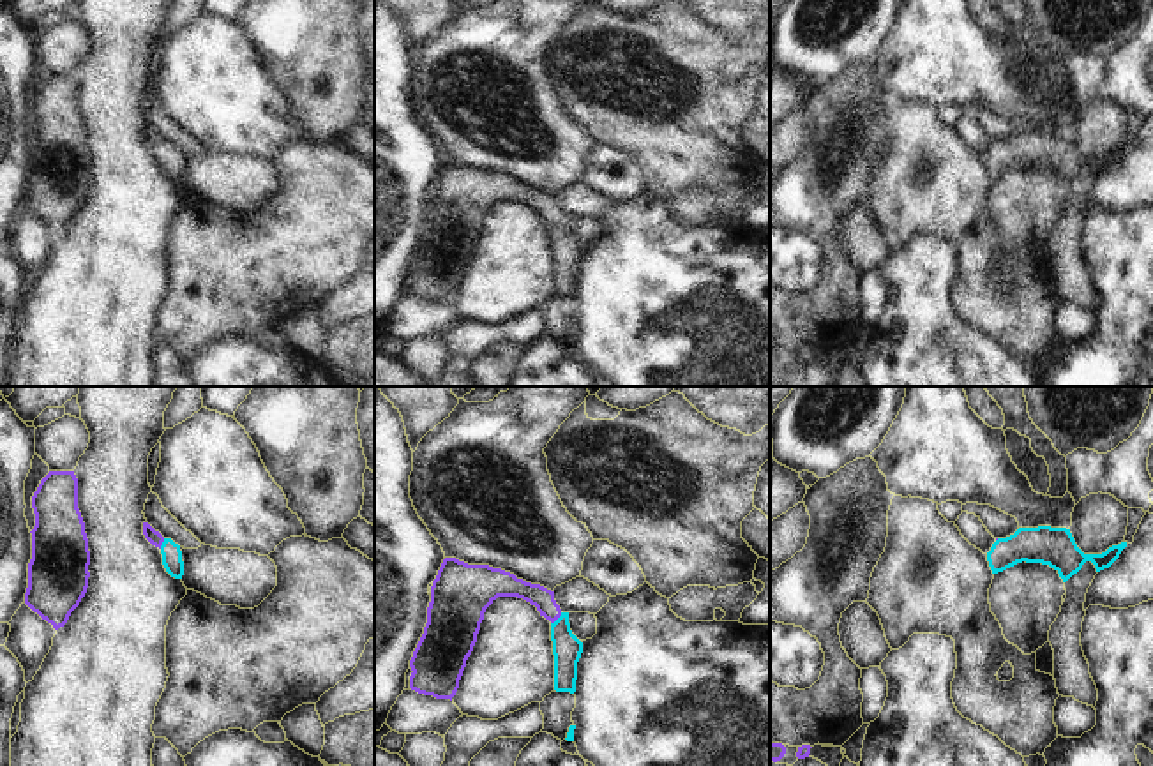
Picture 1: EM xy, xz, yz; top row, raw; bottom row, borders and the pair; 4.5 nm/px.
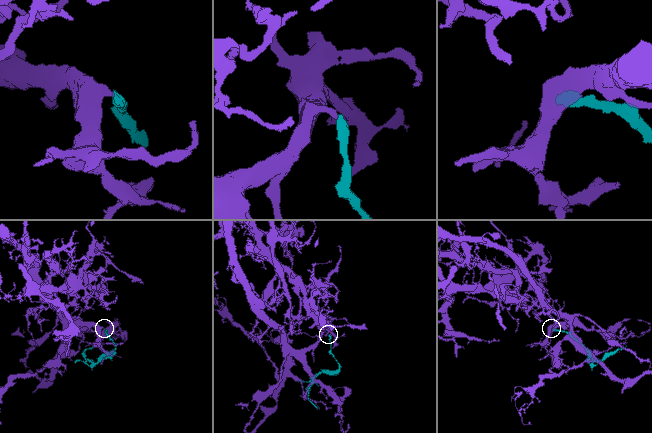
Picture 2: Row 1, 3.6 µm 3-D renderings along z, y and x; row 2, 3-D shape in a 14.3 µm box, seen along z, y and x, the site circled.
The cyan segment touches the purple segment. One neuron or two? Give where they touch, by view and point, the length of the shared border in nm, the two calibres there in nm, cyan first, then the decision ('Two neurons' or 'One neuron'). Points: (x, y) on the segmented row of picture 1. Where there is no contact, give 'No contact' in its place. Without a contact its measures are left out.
Touches cyan at xz (558, 618). Shared border 80 nm. Thickness 140 nm (cyan) against 100 nm. One neuron

